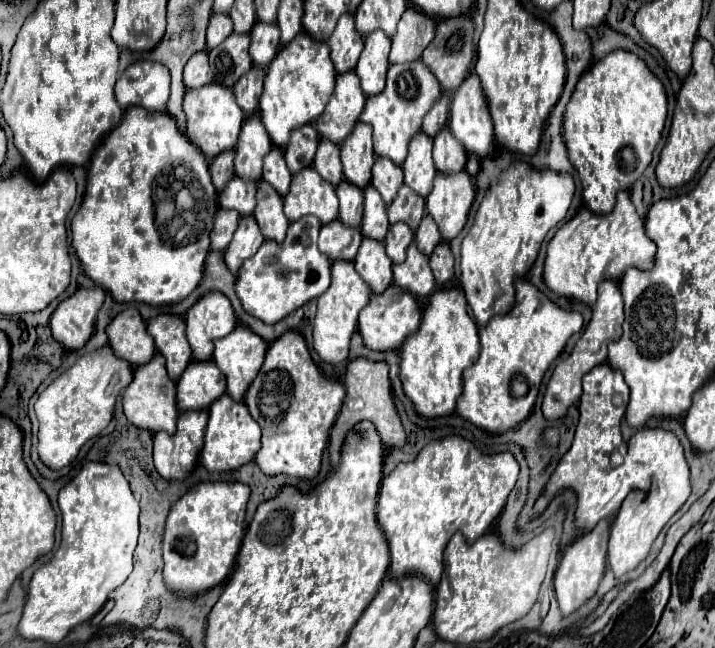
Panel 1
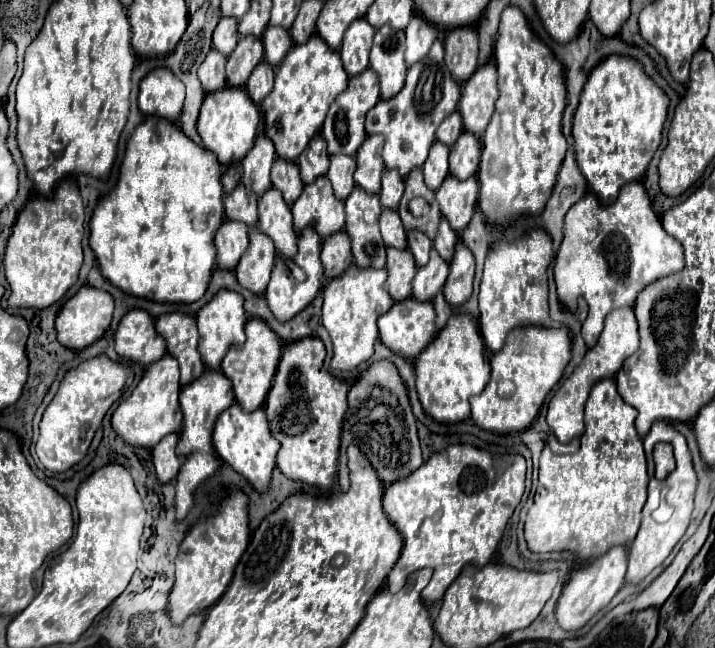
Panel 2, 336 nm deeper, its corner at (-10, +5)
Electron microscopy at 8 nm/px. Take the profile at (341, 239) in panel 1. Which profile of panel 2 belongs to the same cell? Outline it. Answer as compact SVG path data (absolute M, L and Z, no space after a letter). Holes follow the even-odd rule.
M336 232L334 236L328 236L322 246L320 262L324 266L324 278L326 282L338 278L350 264L352 264L352 250L350 250L350 238L346 232Z

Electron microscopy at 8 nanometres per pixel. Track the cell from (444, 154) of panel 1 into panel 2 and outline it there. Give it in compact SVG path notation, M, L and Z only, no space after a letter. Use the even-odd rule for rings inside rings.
M462 132L456 144L450 148L450 174L458 180L474 176L480 160L480 142L470 134Z

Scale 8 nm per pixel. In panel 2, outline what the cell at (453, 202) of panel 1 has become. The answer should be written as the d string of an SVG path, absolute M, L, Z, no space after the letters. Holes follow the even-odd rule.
M448 176L444 184L436 190L436 200L440 204L440 212L448 218L454 232L462 232L470 222L476 200L478 200L478 182L474 176L466 180L458 180Z

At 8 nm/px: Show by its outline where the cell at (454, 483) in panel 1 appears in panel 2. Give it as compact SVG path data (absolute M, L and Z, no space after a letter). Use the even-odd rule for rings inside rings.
M466 444L432 454L412 476L394 482L384 492L384 512L402 534L404 548L388 574L388 590L398 592L412 572L432 566L434 575L421 593L430 604L444 596L464 566L486 566L524 494L524 482L526 460L522 456L494 456Z

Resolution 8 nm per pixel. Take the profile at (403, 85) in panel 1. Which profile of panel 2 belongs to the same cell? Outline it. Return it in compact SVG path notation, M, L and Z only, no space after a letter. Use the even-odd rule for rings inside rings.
M436 40L426 60L412 64L406 74L404 88L390 100L378 100L378 104L366 116L366 132L384 136L384 166L406 176L412 168L420 168L434 142L438 124L456 110L460 100L460 84L452 80L450 70L444 64L442 42Z

